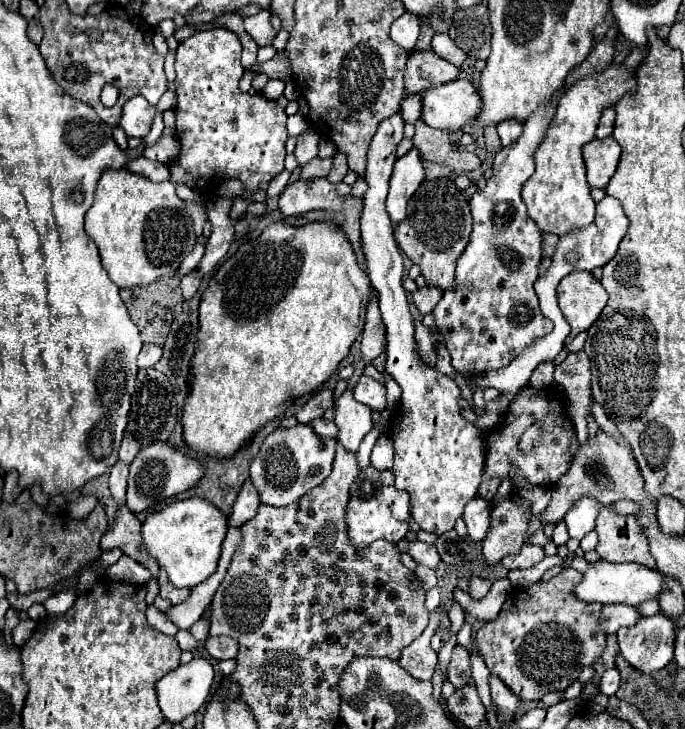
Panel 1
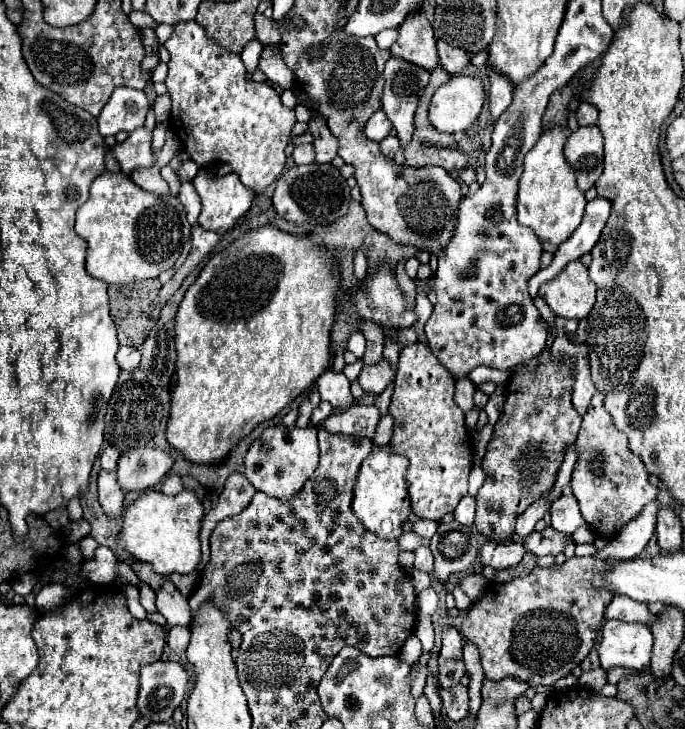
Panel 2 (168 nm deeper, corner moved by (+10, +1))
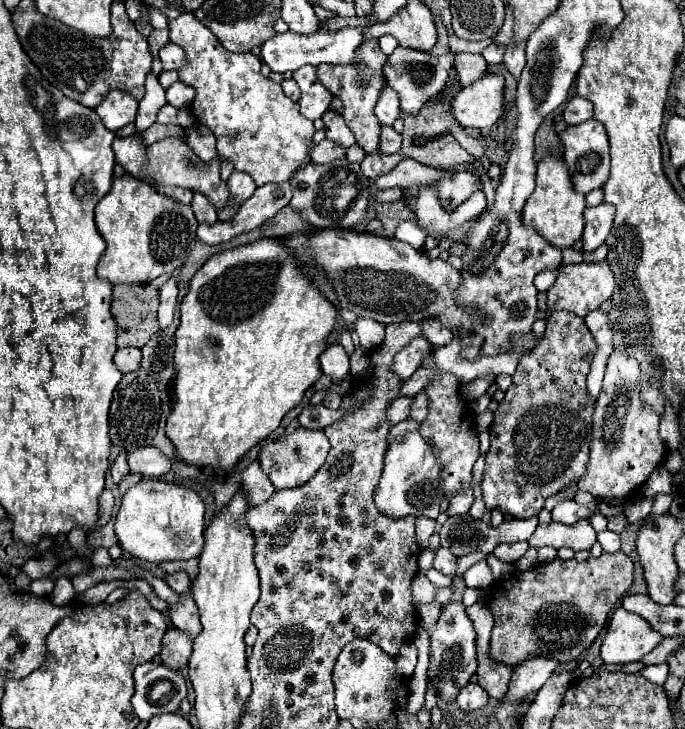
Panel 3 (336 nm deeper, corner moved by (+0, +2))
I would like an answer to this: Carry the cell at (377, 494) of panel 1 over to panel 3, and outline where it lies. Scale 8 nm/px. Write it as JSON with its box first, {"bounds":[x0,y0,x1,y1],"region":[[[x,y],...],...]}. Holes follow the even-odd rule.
{"bounds":[374,420,442,520],"region":[[[404,420],[392,426],[388,434],[388,452],[384,456],[384,468],[380,482],[374,492],[376,508],[394,520],[406,516],[438,516],[438,506],[442,502],[440,492],[440,466],[432,452],[432,446],[418,434],[418,422]]]}

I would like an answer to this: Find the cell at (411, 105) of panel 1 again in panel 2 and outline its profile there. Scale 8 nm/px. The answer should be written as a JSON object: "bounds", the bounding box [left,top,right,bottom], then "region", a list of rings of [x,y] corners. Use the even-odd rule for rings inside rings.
{"bounds":[382,57,430,147],"region":[[[390,57],[386,61],[386,67],[384,67],[382,111],[390,117],[394,129],[398,131],[398,139],[400,139],[402,147],[406,147],[406,143],[412,137],[412,131],[414,131],[414,113],[416,113],[416,107],[420,103],[420,95],[424,93],[428,81],[430,81],[430,71],[426,71],[426,69],[422,69],[418,65],[412,65],[408,61],[404,61],[404,59],[398,59],[398,57]]]}

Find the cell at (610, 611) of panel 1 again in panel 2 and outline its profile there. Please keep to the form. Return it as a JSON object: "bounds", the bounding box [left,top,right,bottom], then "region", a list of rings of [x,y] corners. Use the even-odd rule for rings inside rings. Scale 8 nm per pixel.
{"bounds":[606,595,658,625],"region":[[[614,595],[612,603],[606,609],[606,617],[608,619],[620,619],[626,623],[638,621],[638,623],[646,623],[646,625],[654,625],[658,621],[658,615],[650,613],[648,603],[634,601],[626,595]]]}

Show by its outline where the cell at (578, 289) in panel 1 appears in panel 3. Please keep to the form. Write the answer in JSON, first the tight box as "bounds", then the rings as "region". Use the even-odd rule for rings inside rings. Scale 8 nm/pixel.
{"bounds":[548,260,616,318],"region":[[[606,260],[604,262],[582,262],[582,264],[572,264],[572,266],[568,264],[560,270],[558,280],[548,290],[548,310],[550,312],[568,310],[568,312],[574,312],[576,316],[584,318],[584,316],[588,316],[588,312],[600,308],[600,304],[612,296],[614,286],[616,286],[614,274]]]}

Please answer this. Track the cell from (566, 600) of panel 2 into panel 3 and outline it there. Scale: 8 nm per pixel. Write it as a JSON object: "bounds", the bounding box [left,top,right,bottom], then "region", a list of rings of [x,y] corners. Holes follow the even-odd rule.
{"bounds":[488,552,632,668],"region":[[[604,552],[600,558],[590,556],[584,562],[556,558],[526,572],[512,572],[510,578],[496,582],[488,594],[490,610],[496,616],[490,658],[510,668],[532,656],[556,656],[558,662],[578,660],[606,626],[616,602],[632,586],[632,570],[632,560],[624,552]]]}

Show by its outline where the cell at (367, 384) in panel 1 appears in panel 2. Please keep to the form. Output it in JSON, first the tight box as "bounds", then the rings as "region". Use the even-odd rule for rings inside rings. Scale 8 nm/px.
{"bounds":[358,359,396,393],"region":[[[382,359],[376,365],[366,365],[358,377],[360,385],[368,393],[382,393],[392,381],[394,381],[396,369],[388,363],[388,359]]]}

